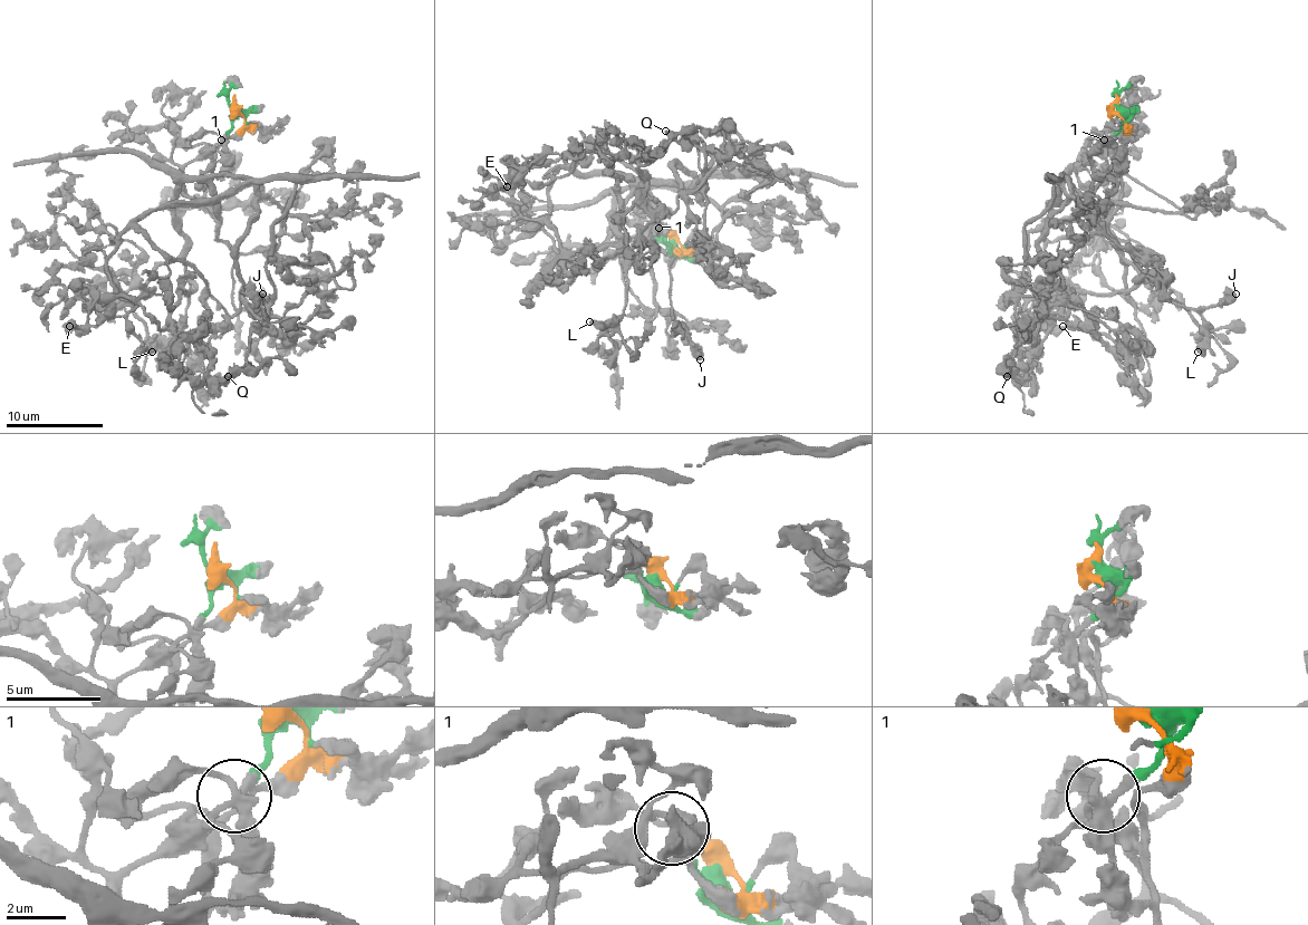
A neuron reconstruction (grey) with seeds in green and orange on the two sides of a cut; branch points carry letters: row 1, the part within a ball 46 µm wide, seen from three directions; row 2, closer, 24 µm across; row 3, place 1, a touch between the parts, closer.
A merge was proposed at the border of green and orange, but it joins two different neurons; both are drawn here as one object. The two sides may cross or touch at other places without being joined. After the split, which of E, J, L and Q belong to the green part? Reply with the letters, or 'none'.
E, Q

